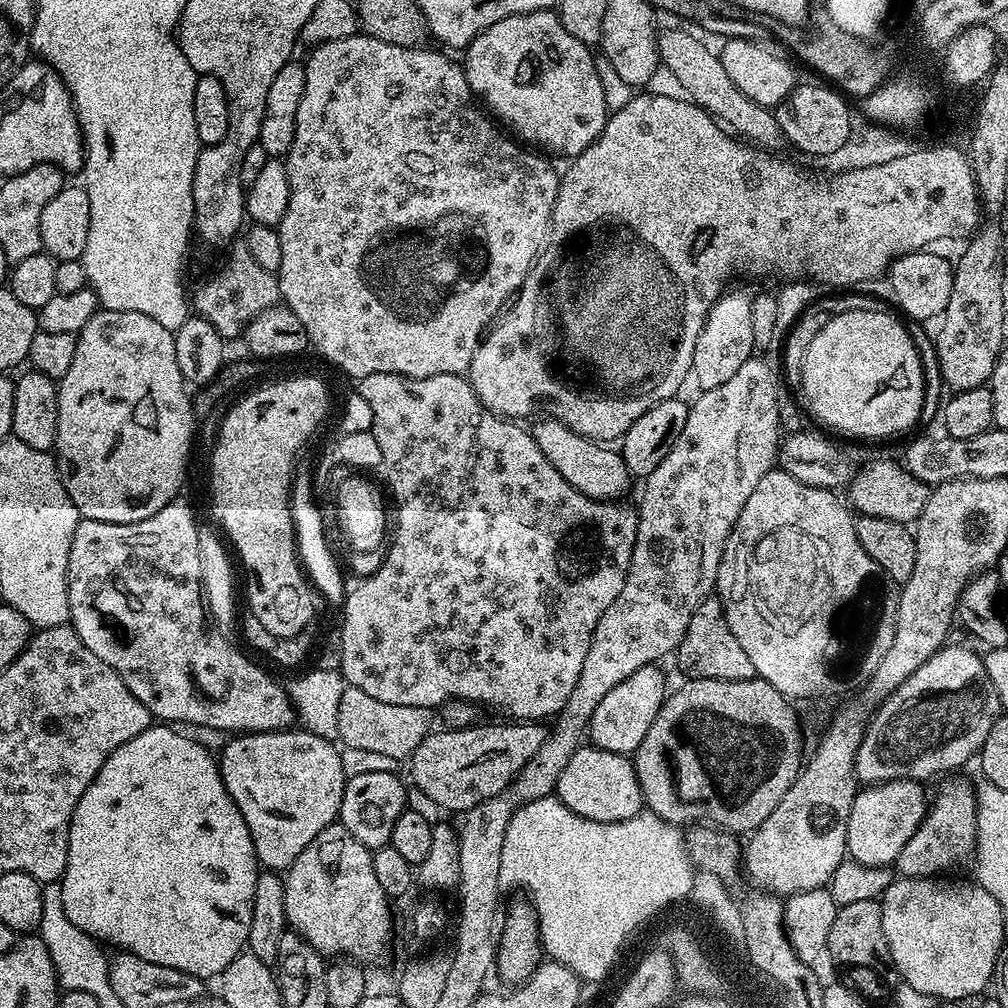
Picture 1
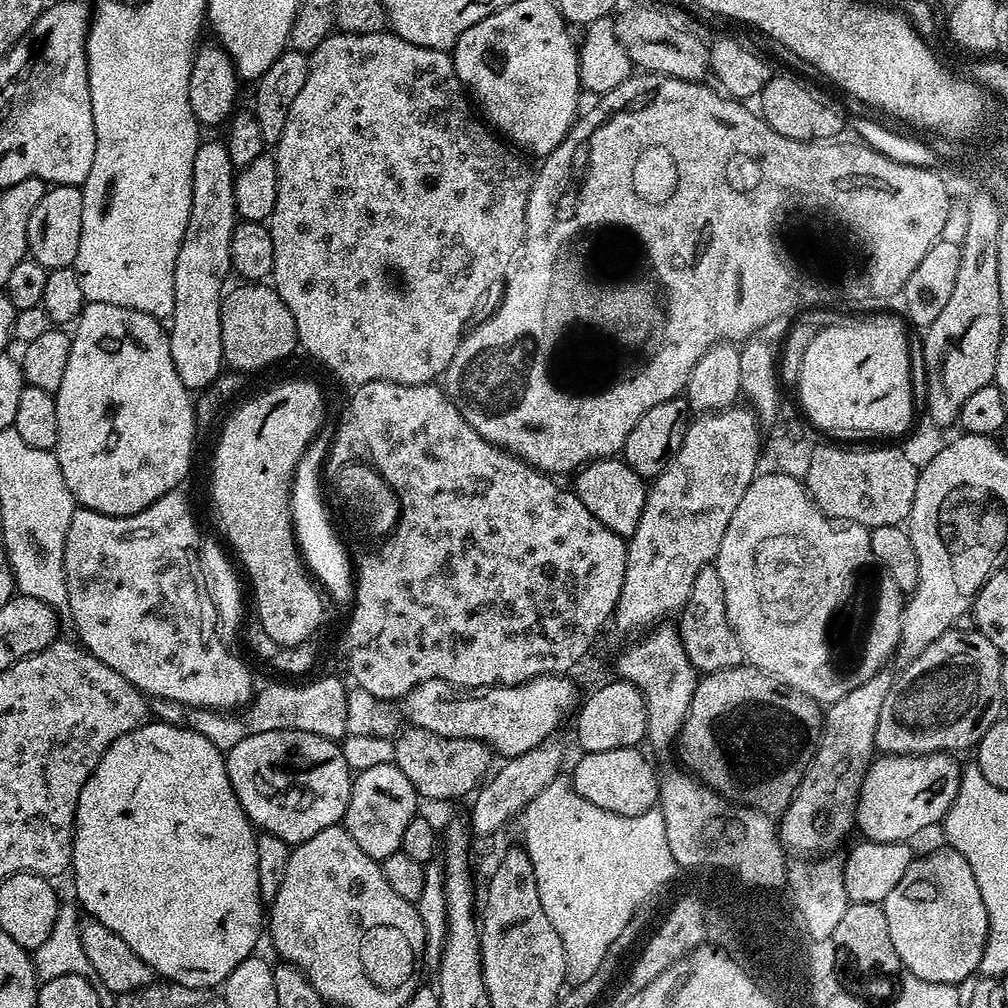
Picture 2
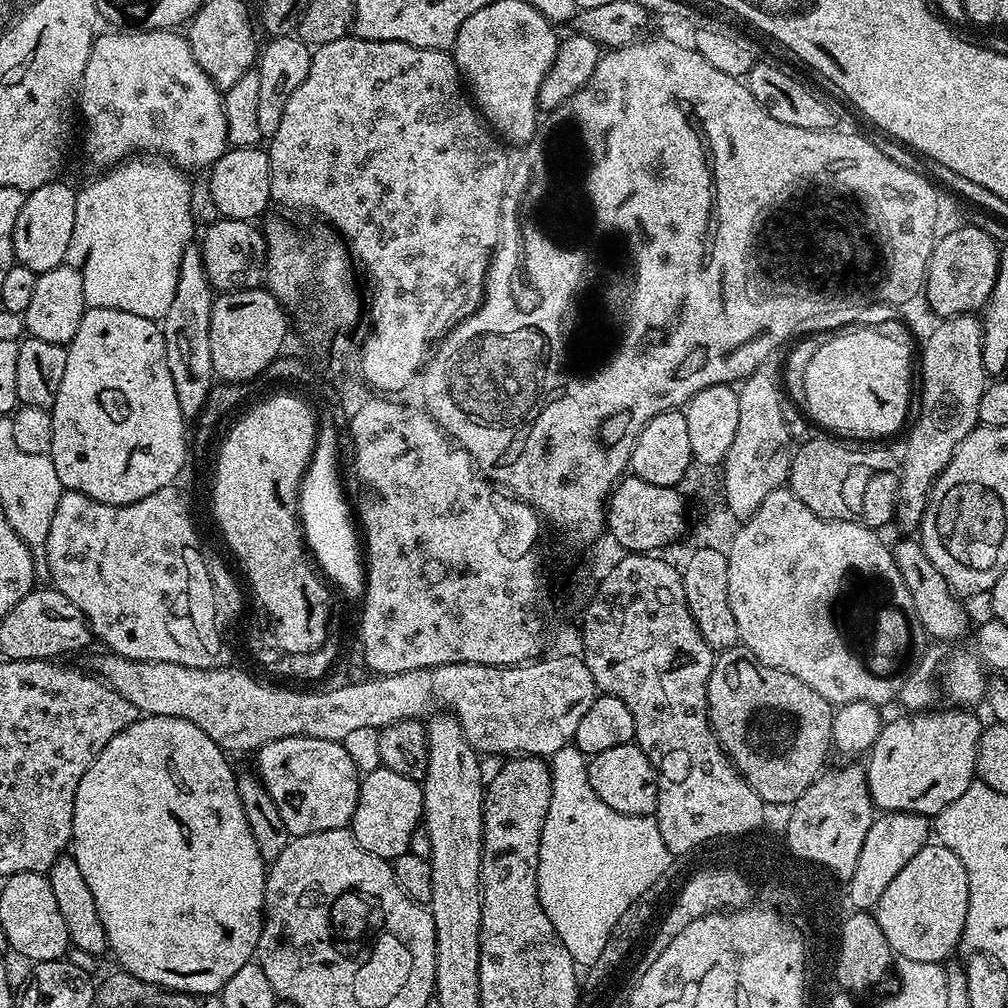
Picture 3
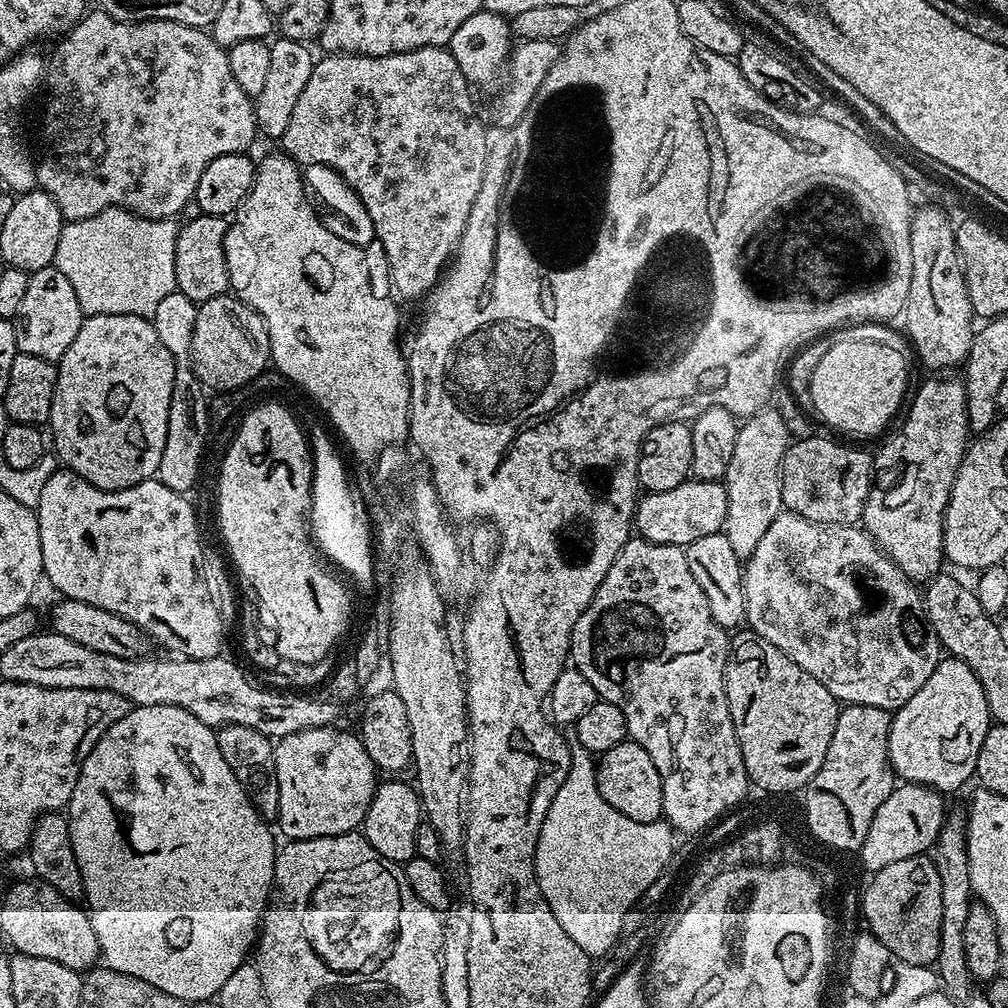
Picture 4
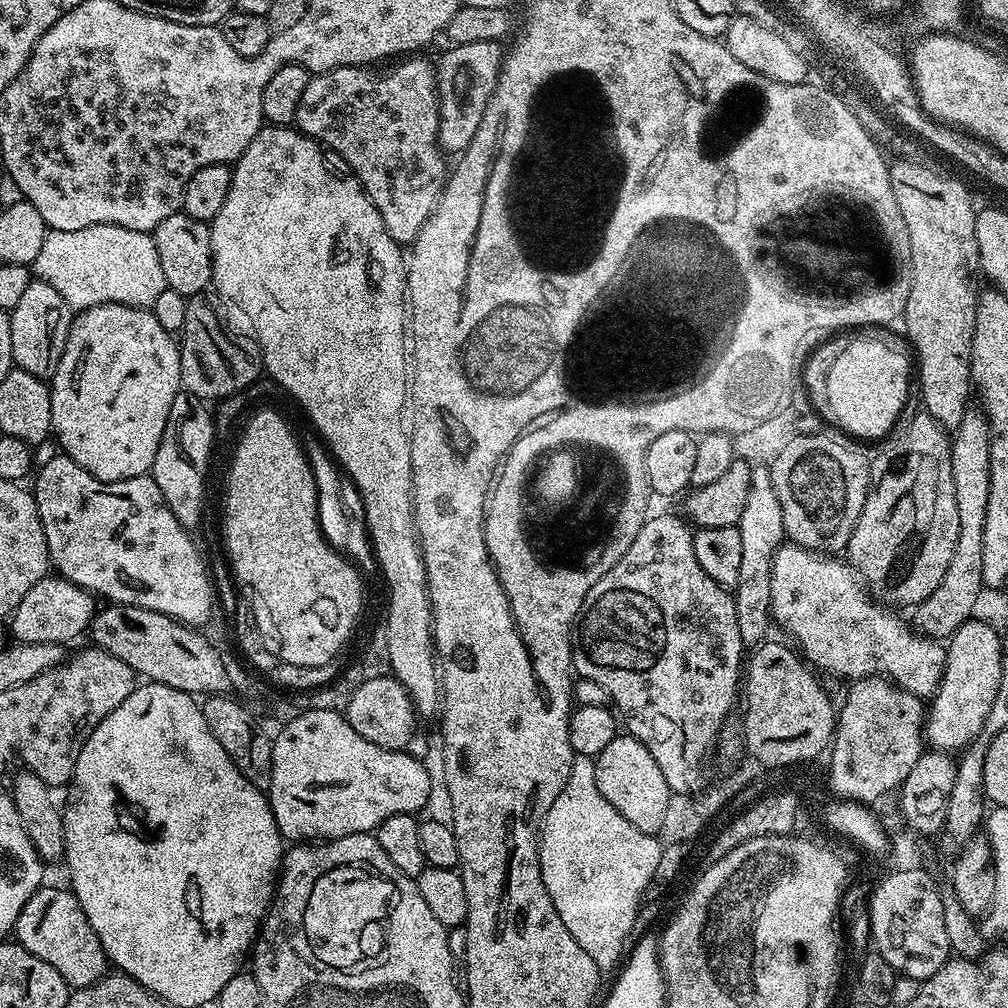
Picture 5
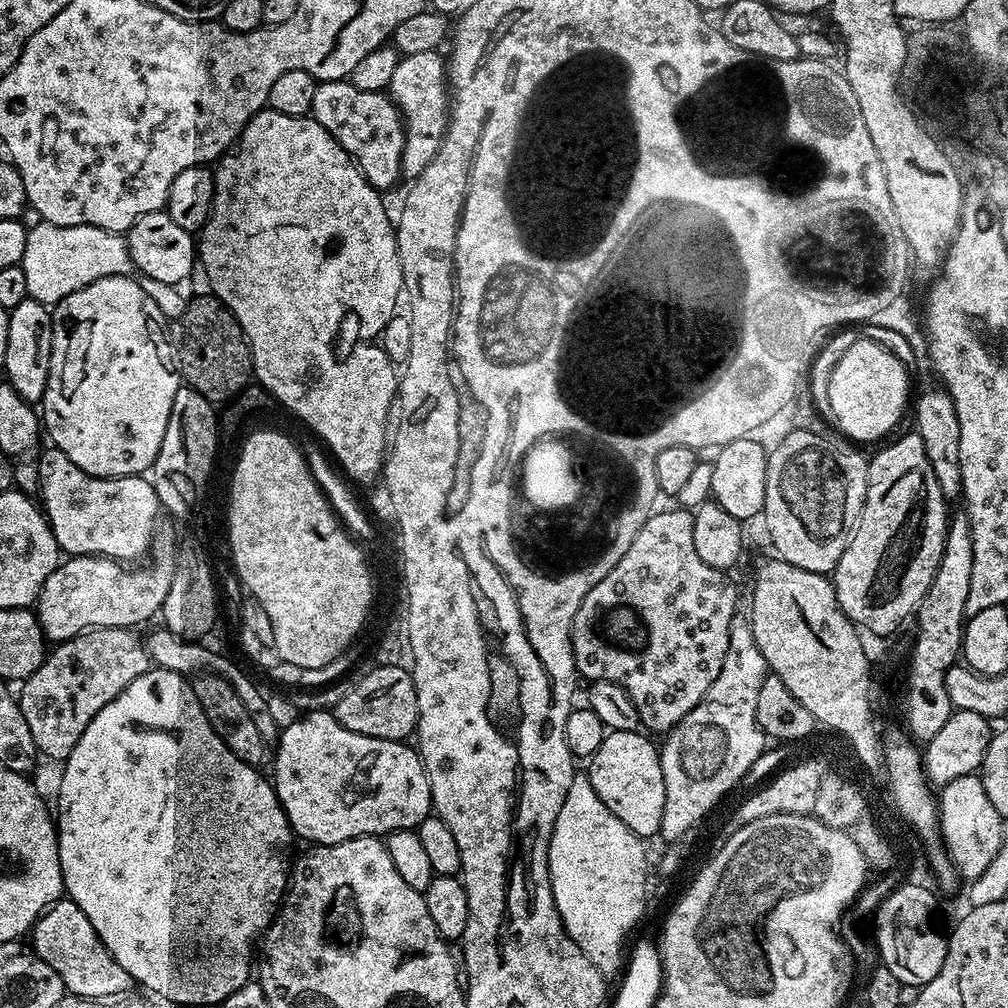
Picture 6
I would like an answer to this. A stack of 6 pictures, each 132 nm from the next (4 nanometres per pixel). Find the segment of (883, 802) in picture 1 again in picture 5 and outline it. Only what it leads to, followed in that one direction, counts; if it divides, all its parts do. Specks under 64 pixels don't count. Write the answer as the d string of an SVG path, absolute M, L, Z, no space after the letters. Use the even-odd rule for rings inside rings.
M976 619L958 626L946 644L944 677L926 708L924 735L935 751L959 753L978 736L998 692L1002 666L1002 636L999 631Z

